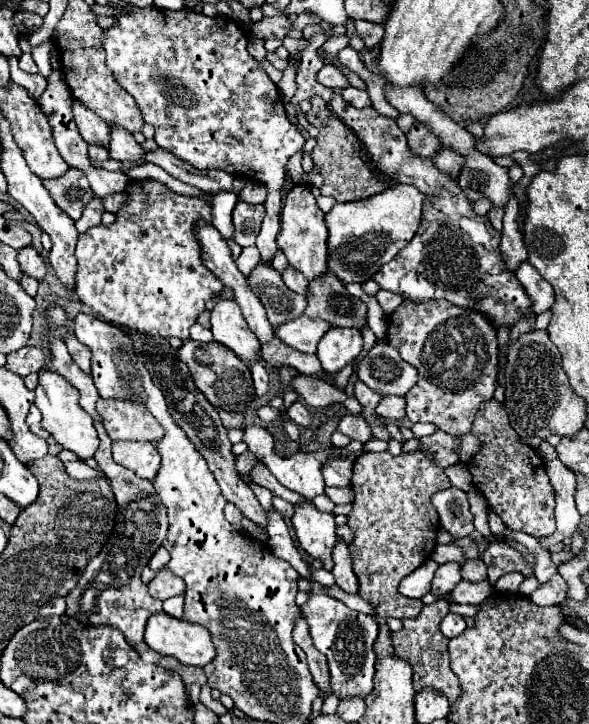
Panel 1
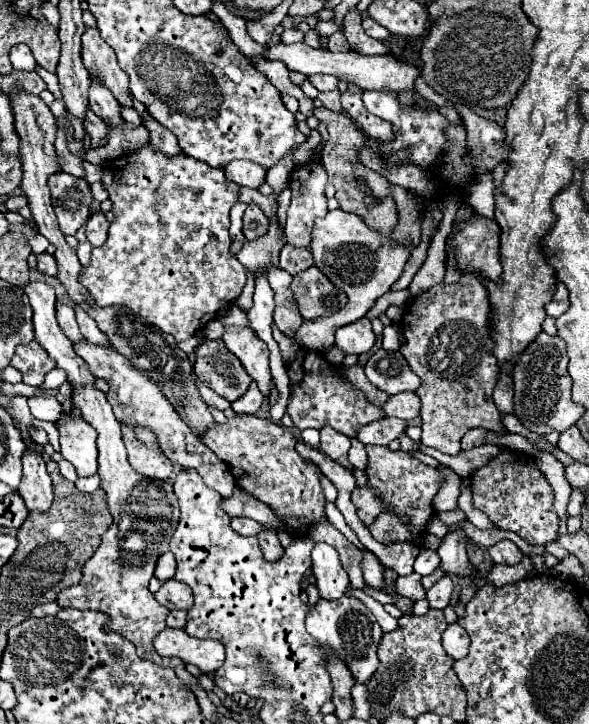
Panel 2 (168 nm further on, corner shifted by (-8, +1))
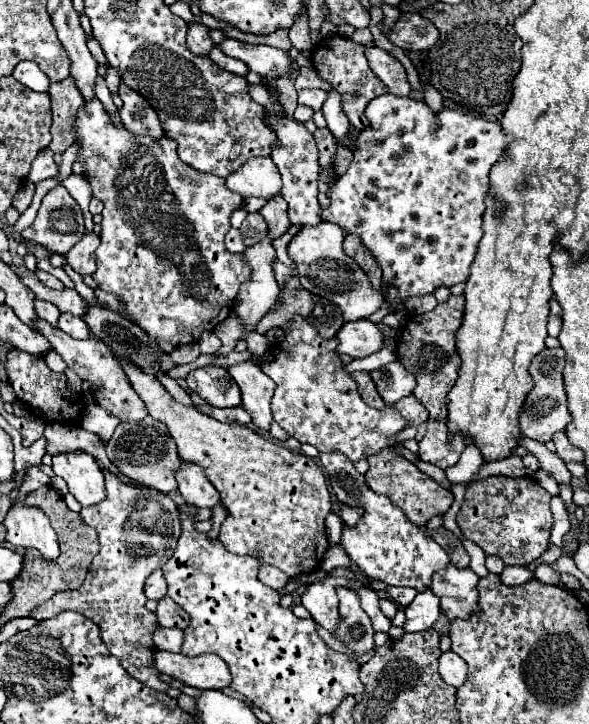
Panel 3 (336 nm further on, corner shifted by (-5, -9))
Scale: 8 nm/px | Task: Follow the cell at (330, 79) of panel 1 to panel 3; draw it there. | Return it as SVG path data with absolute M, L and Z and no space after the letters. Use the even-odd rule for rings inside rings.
M299 90L299 104L305 104L313 110L321 110L325 100L327 100L325 90Z

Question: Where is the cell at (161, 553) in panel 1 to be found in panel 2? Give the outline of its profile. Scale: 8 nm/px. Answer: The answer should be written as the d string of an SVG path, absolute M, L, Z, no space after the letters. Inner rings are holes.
M170 552L162 554L158 558L158 564L156 564L156 570L154 570L154 576L160 580L160 582L166 582L170 578L174 578L174 572L176 572L176 560Z

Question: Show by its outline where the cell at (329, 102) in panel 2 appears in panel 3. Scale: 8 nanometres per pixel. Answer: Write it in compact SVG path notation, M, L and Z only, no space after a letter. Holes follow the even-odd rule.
M301 67L300 74L295 81L295 87L297 90L306 88L323 88L323 90L333 90L333 86L323 79L321 79L317 71L313 67Z

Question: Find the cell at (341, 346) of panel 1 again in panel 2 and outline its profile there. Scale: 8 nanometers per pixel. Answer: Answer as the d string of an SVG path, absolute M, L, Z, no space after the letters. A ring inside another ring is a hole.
M360 318L336 330L336 346L344 350L344 354L364 354L374 346L374 342L376 334L372 332L368 318Z

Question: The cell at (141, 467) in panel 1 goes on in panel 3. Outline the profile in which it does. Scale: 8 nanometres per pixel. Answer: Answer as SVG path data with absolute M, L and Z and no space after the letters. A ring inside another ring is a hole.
M147 416L143 422L139 424L119 424L111 436L111 440L105 446L109 460L119 468L121 474L125 474L127 478L143 484L143 486L151 486L155 490L161 492L173 492L177 488L177 480L173 476L173 468L177 466L177 446L171 440L167 428L153 420L151 416Z

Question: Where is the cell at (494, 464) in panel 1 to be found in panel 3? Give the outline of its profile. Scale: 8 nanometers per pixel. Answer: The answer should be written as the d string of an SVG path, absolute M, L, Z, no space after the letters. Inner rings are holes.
M489 476L467 486L465 500L457 514L457 524L467 540L479 544L485 554L503 558L507 566L527 566L537 560L551 544L551 494L531 476L507 478Z

